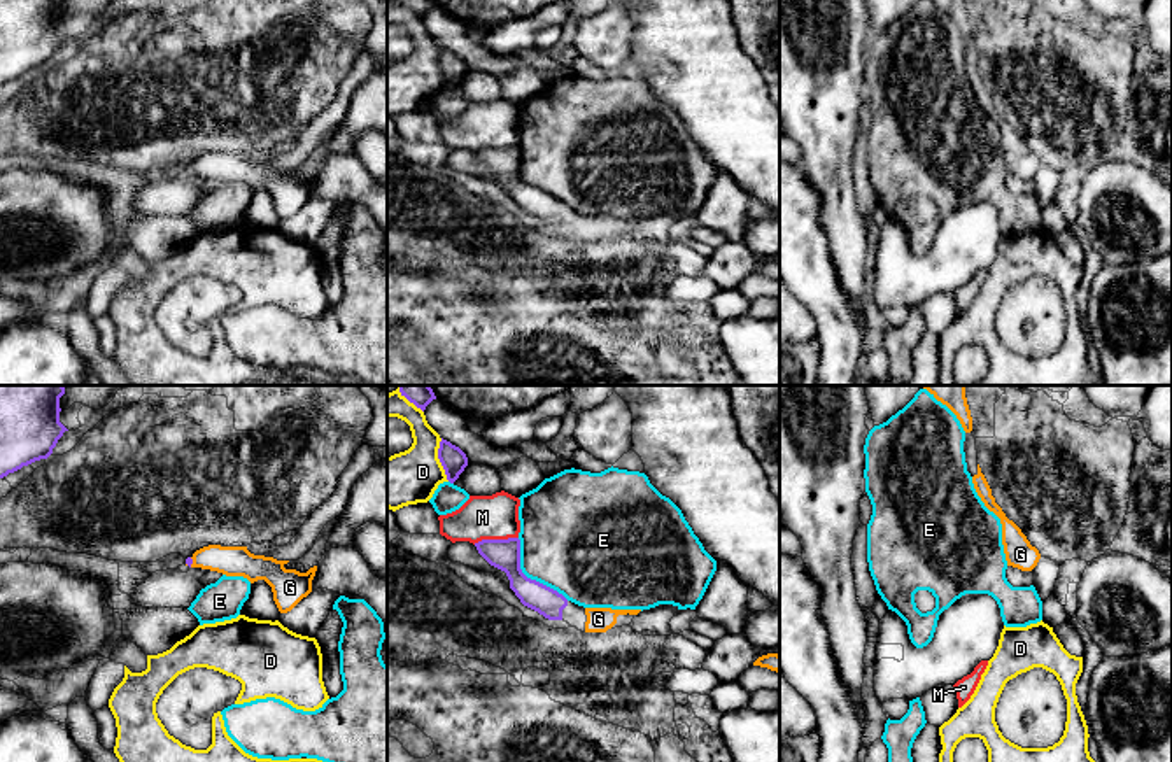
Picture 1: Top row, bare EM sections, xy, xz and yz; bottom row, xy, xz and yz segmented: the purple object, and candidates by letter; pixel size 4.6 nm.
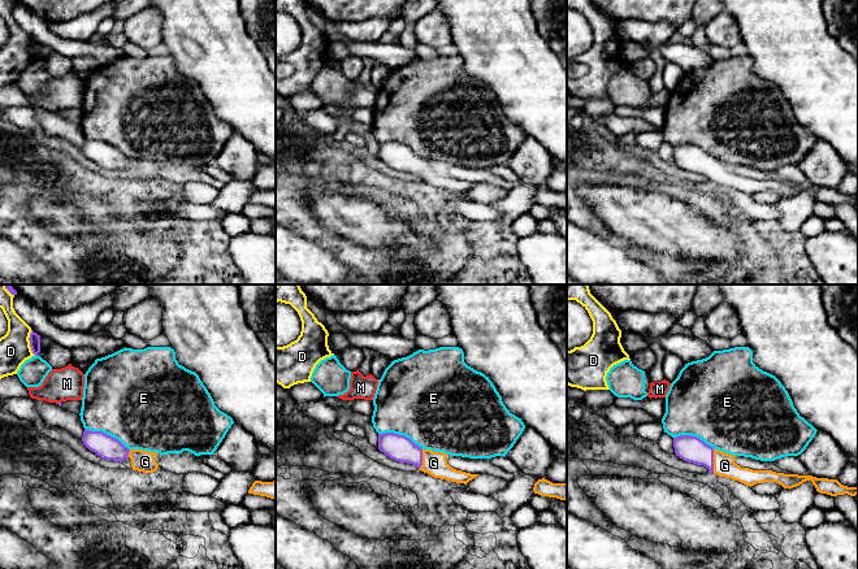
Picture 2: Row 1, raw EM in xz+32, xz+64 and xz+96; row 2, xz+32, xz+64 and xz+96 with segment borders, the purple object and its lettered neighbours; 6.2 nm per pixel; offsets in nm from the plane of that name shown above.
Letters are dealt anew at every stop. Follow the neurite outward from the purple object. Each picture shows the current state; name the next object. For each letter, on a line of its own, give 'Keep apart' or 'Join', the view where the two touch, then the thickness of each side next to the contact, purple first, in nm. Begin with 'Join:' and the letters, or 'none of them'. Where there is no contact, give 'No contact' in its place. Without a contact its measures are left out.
Join: G
D: Keep apart. Touches purple in xz. Thickness 120 nm (purple) against 240 nm
E: Keep apart. Touches purple in xz. Thickness 140 nm (purple) against 460 nm
G: Join. Touches purple in xy. Thickness 30 nm (purple) against 140 nm
M: Keep apart. Touches purple in xz. Thickness 140 nm (purple) against 200 nm

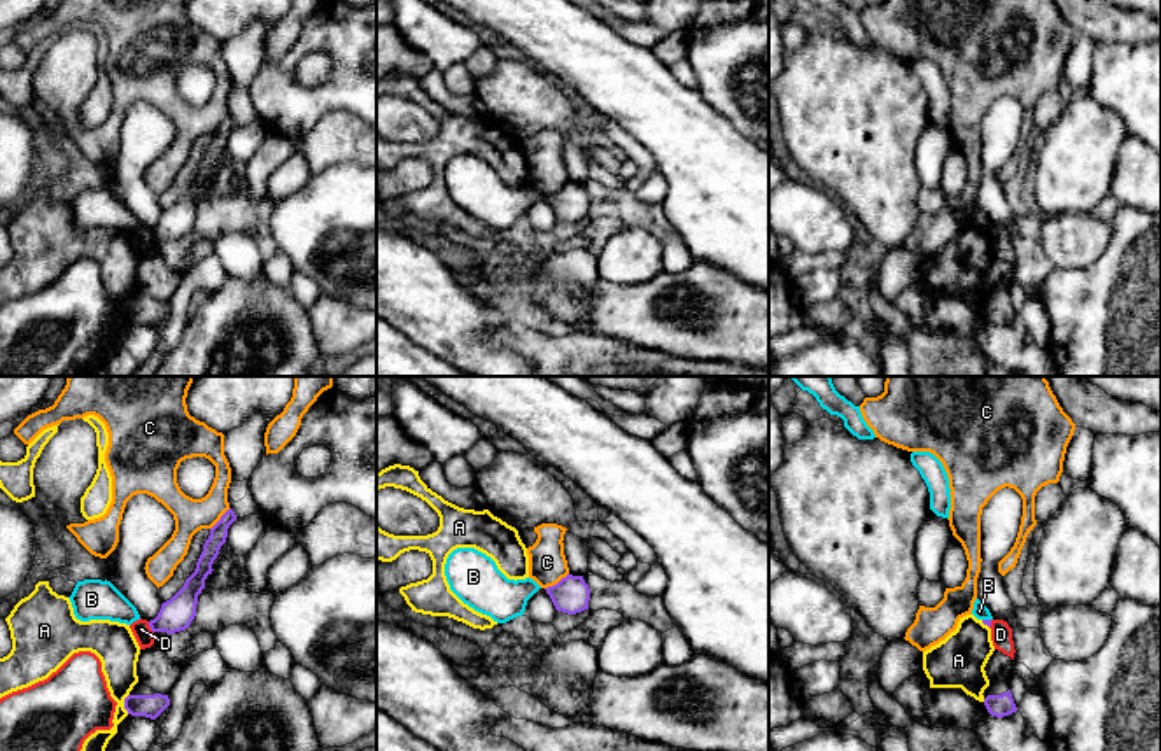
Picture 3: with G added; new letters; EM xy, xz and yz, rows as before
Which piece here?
Join: none of them
A: Keep apart. Touches purple in xy. Thickness 110 nm (purple) against 190 nm
B: Keep apart. Touches purple in yz. Thickness 30 nm (purple) against 70 nm
C: Keep apart. Touches purple in xz. Thickness 170 nm (purple) against 180 nm
D: Keep apart. Touches purple in xy. Thickness 150 nm (purple) against 90 nm

